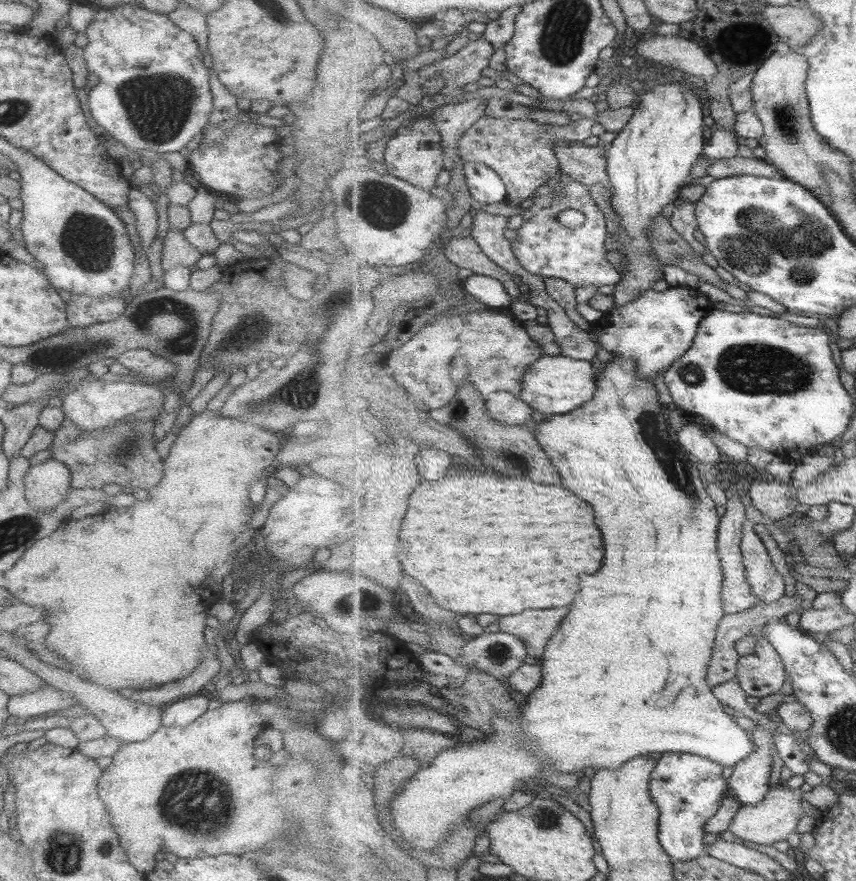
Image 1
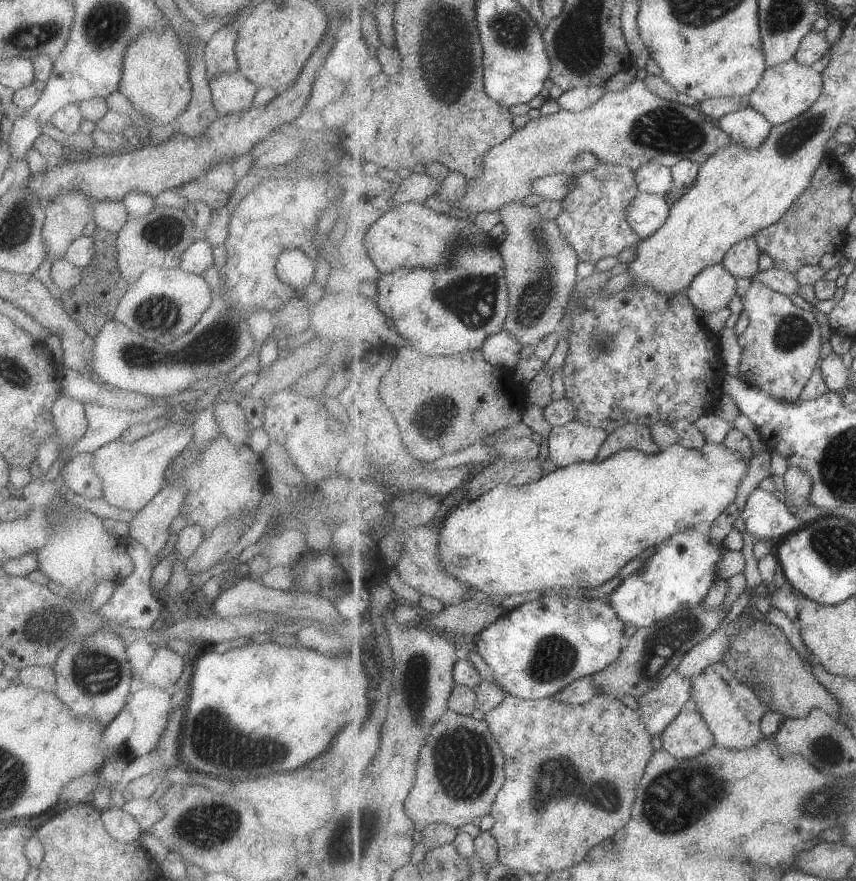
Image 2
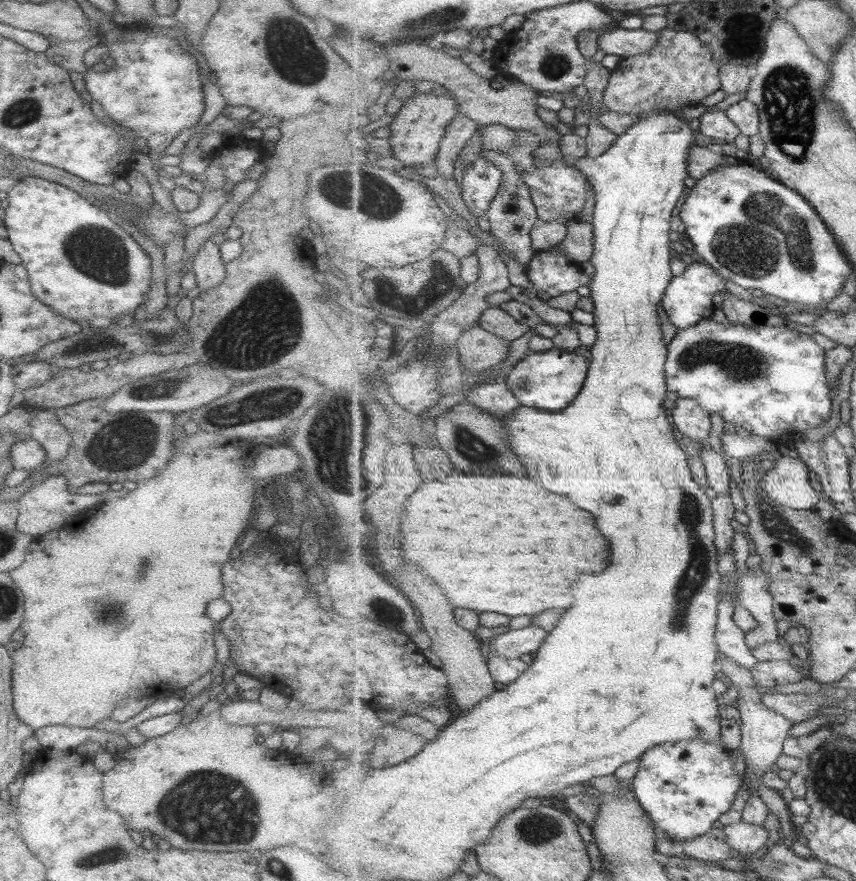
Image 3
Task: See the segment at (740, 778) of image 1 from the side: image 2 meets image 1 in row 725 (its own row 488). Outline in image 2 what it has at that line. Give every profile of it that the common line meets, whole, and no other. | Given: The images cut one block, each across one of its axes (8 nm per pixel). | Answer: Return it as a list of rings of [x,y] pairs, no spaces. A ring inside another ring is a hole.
[[[758,486],[749,494],[741,516],[745,529],[757,539],[776,541],[805,525],[801,518],[791,514],[787,502]]]

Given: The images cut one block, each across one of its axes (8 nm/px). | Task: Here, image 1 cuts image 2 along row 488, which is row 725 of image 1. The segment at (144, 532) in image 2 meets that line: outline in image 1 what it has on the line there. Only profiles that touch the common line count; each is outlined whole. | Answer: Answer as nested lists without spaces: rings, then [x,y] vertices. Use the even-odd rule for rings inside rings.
[[[189,695],[162,708],[160,723],[163,726],[185,726],[207,710],[207,697]]]

